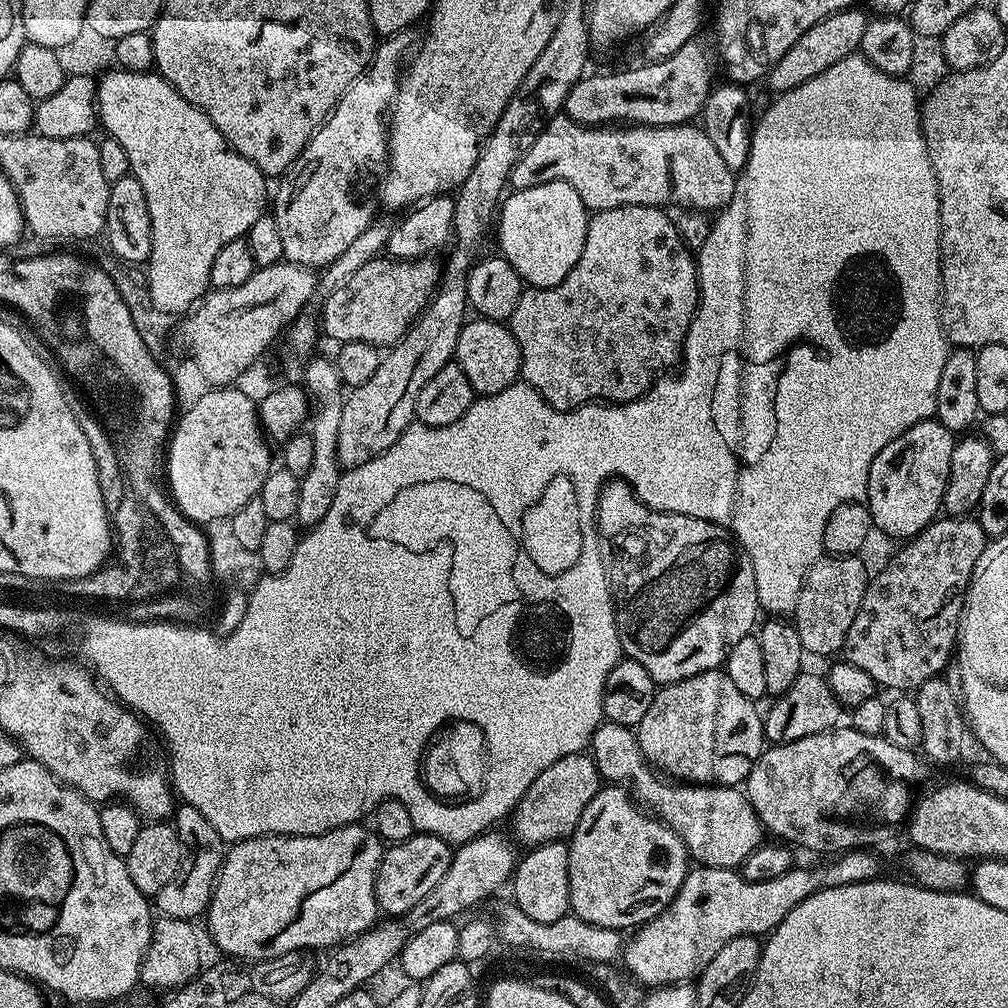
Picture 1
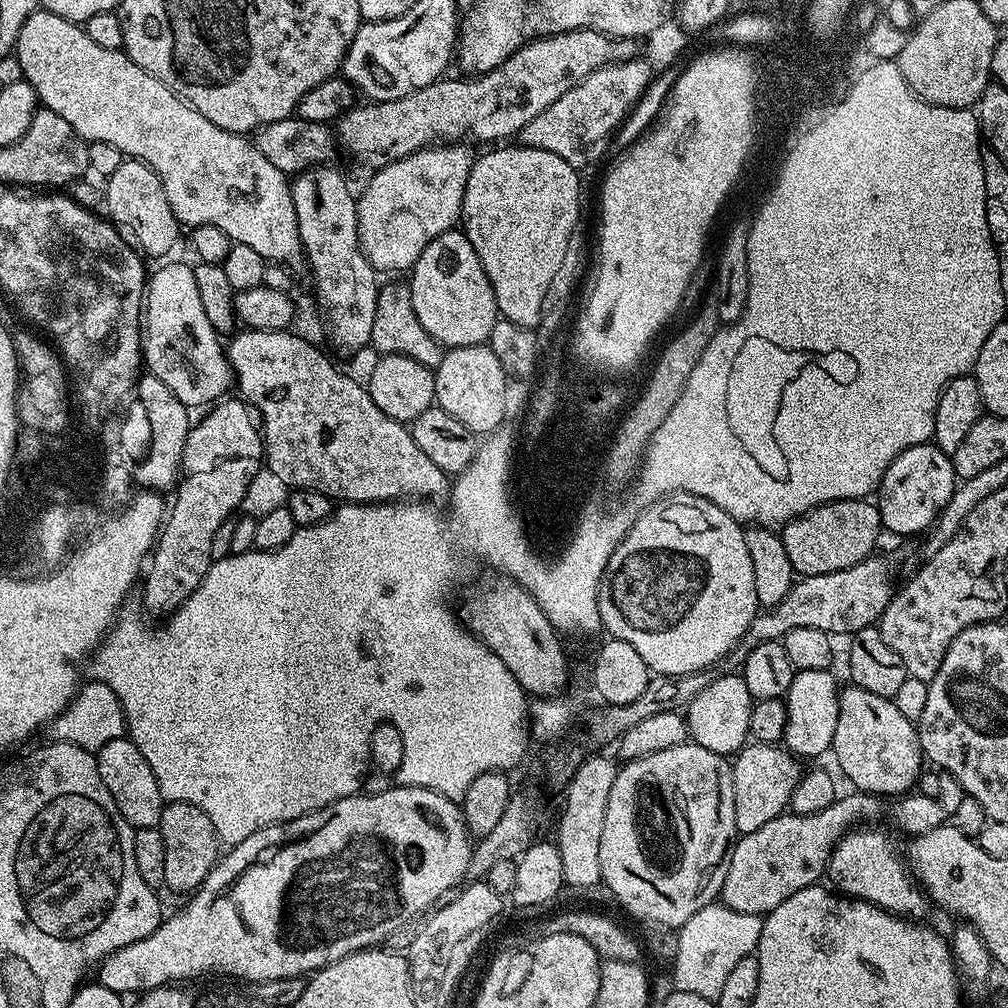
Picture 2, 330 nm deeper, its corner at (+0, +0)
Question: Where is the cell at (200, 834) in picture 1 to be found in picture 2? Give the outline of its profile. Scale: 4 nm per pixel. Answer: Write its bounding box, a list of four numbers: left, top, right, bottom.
[158,800,222,894]

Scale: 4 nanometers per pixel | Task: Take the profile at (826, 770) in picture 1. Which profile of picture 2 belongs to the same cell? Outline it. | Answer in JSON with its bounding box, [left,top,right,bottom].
[731,742,802,834]

